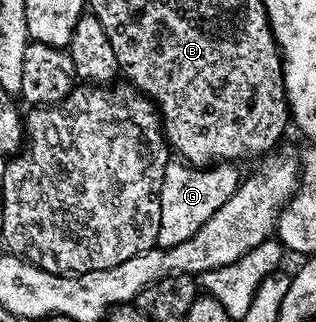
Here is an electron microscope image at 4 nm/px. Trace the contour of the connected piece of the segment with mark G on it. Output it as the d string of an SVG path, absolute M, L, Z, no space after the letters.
M183 161L169 162L160 194L160 224L156 247L165 248L182 244L194 237L198 229L206 225L206 221L227 199L240 187L242 175L235 171L231 162L225 161L215 165L194 167Z

